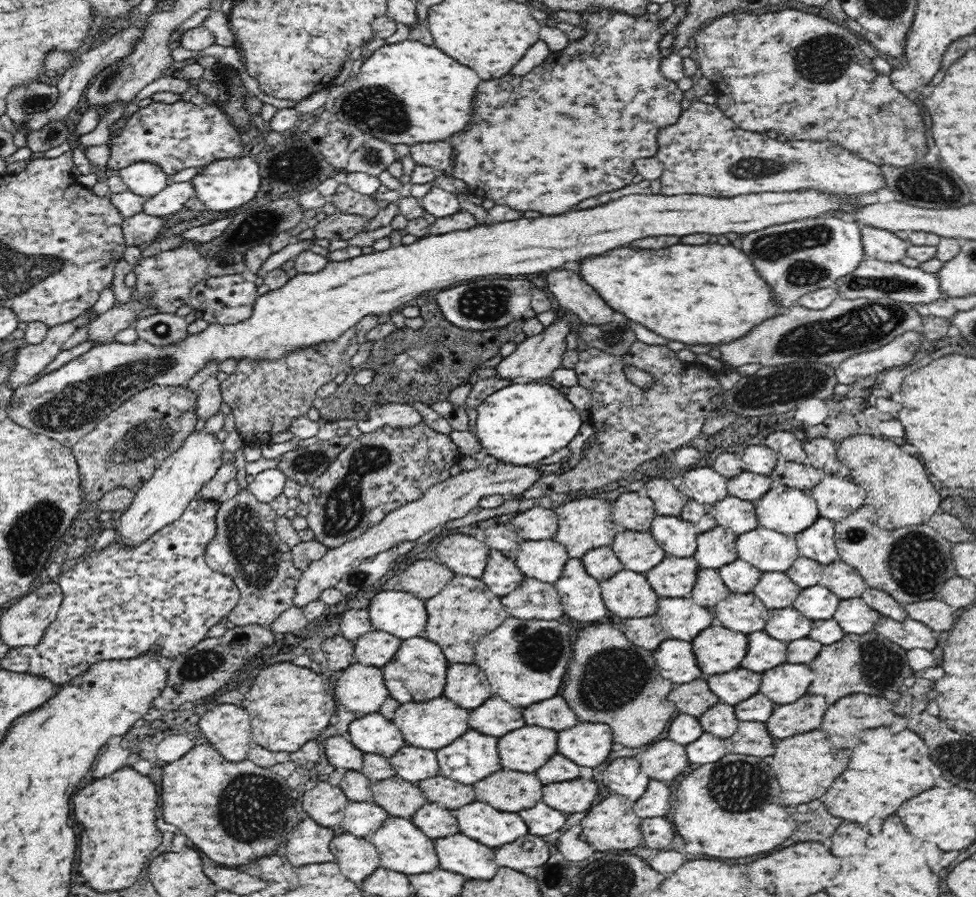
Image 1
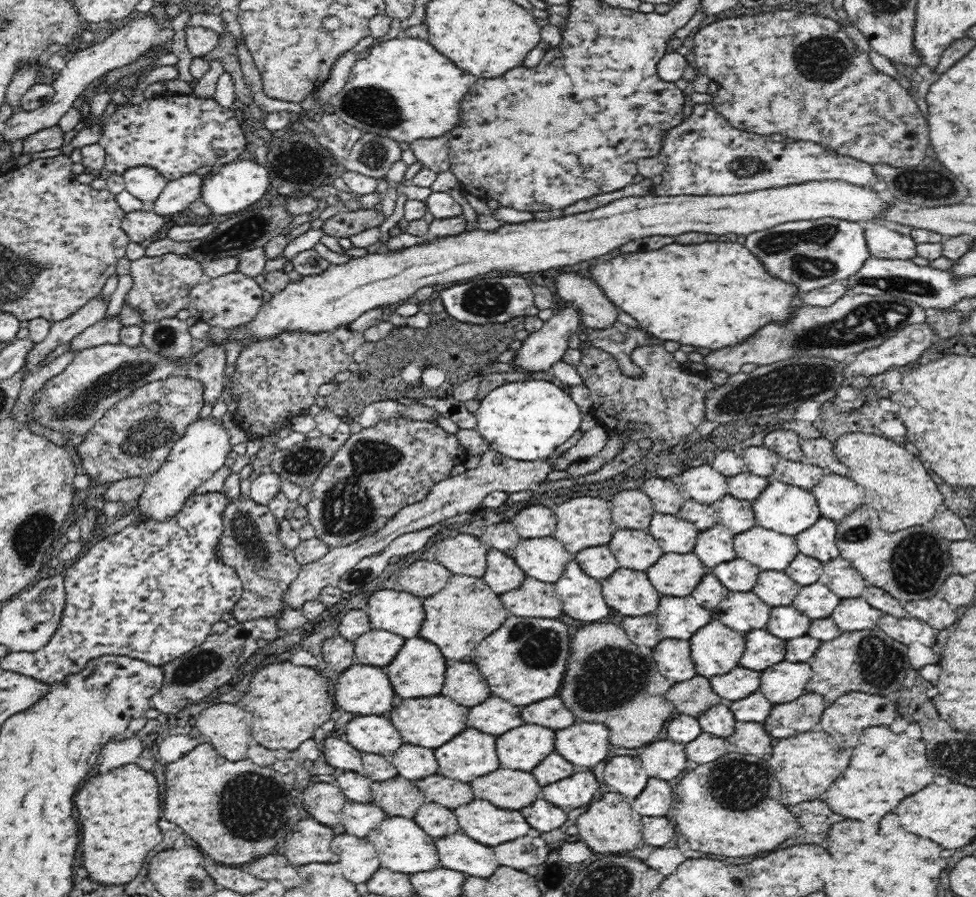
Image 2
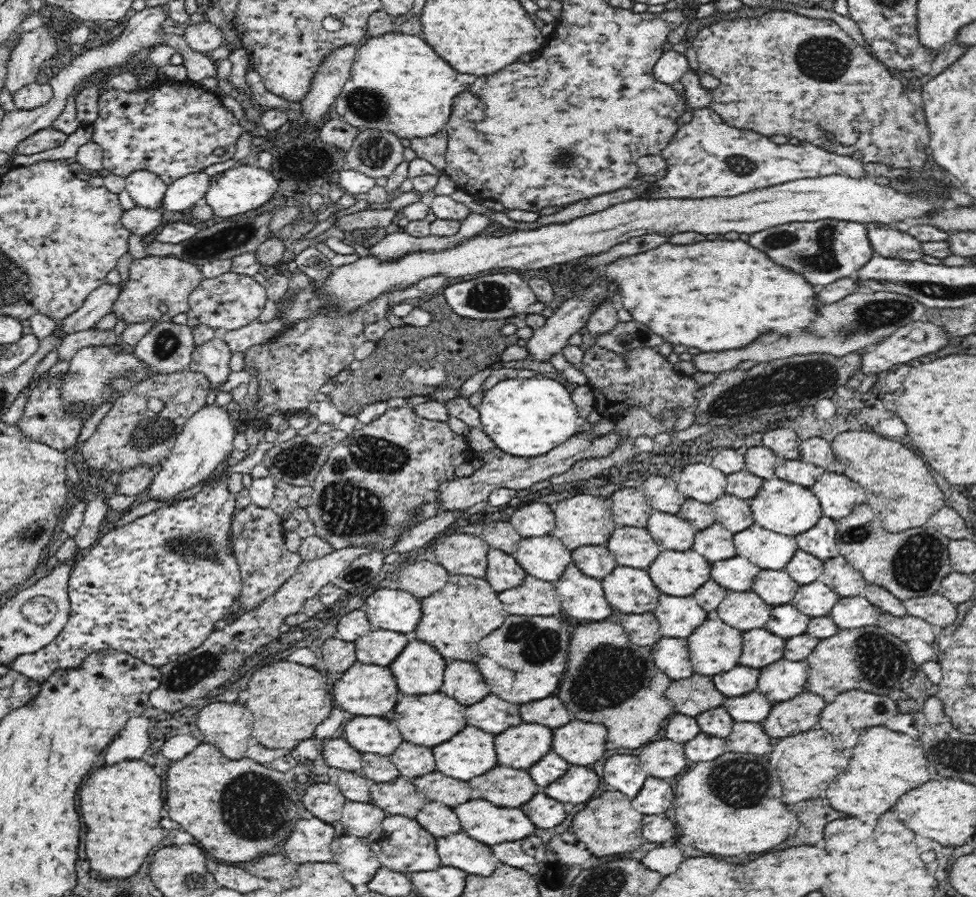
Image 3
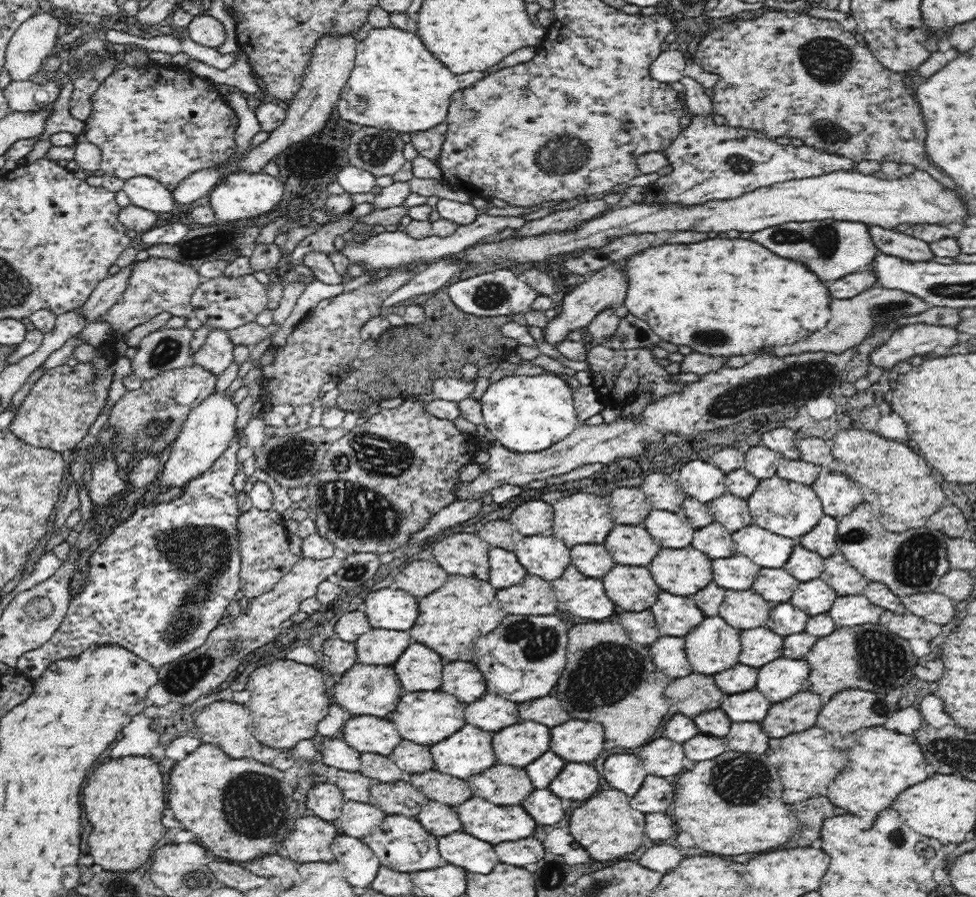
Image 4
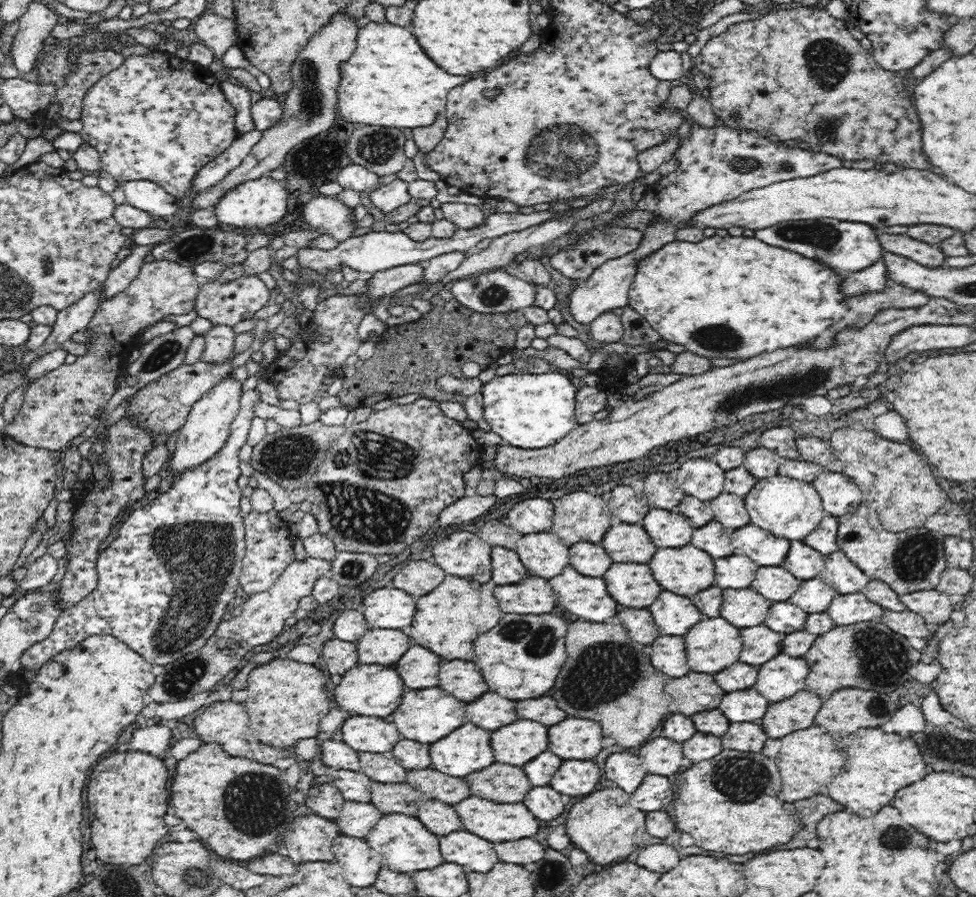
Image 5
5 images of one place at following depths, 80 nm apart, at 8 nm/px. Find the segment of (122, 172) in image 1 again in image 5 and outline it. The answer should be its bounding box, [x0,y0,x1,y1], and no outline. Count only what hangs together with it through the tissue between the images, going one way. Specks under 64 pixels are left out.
[123,180,178,216]

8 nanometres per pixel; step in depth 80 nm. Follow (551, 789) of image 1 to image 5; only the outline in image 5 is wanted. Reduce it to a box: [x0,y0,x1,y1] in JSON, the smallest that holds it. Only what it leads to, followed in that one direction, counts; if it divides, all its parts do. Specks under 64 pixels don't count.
[550,760,602,798]

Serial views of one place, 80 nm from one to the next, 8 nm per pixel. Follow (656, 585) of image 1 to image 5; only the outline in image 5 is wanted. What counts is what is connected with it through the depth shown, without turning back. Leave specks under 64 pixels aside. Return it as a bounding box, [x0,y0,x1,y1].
[647,544,715,597]

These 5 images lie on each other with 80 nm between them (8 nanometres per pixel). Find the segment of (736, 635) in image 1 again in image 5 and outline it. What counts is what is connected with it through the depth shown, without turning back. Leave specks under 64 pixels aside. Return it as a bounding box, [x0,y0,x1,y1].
[683,616,743,674]

